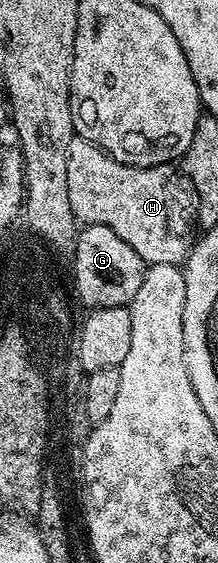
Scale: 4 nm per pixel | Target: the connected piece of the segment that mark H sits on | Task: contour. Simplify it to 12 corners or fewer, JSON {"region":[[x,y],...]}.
{"region":[[68,147],[78,222],[111,227],[149,265],[195,244],[197,192],[172,164]]}

